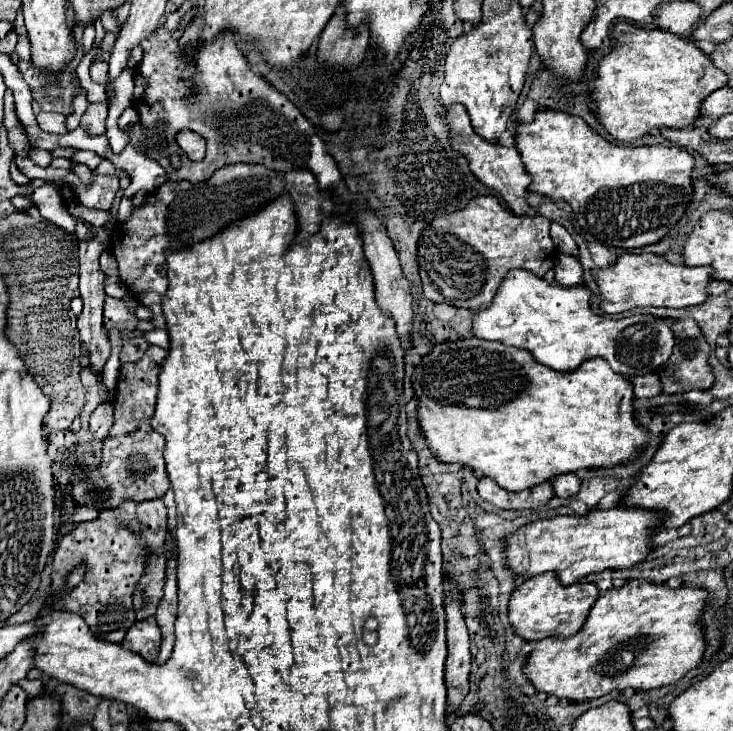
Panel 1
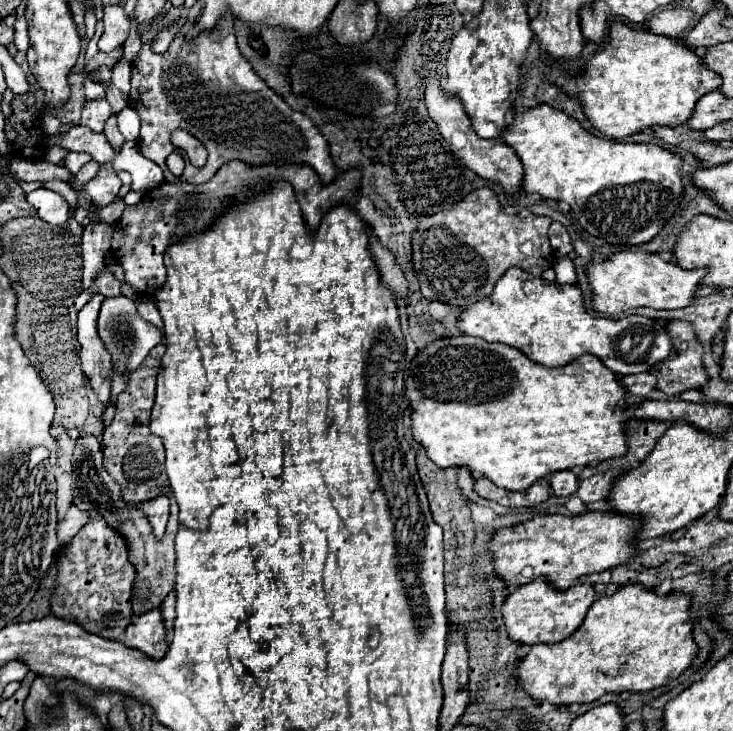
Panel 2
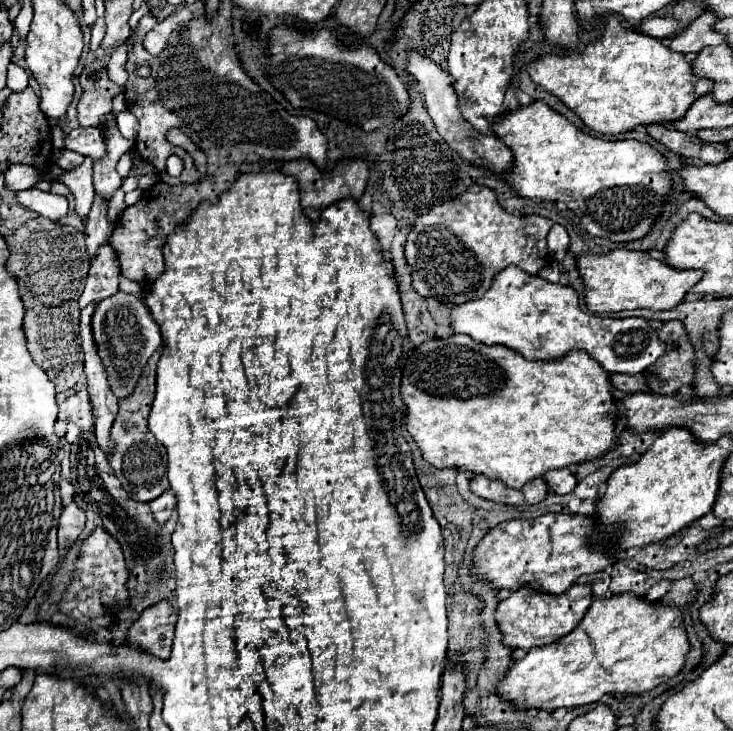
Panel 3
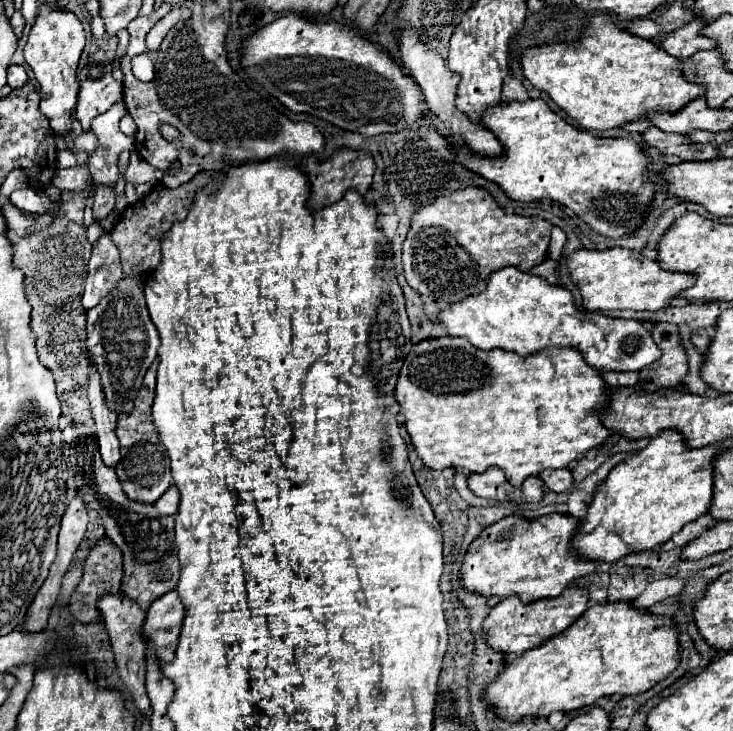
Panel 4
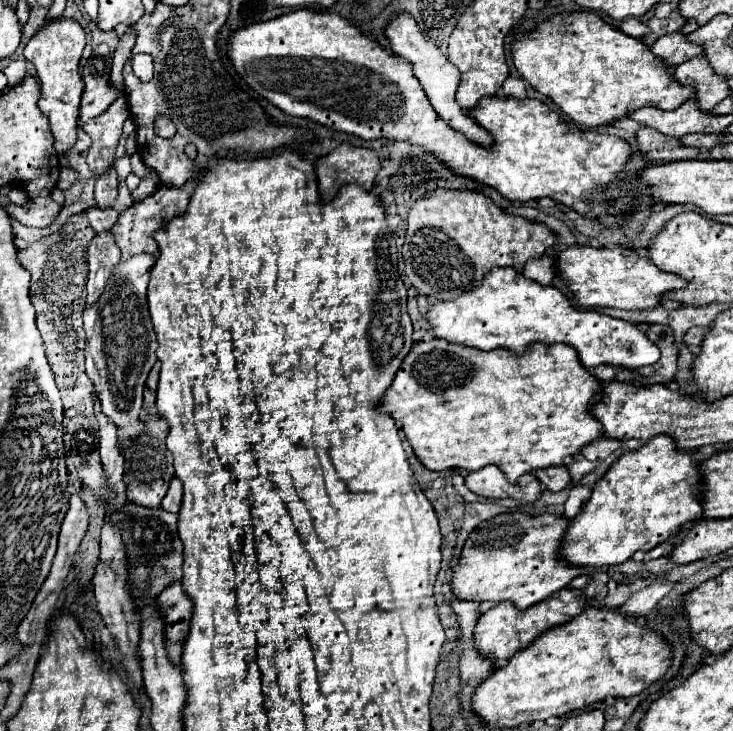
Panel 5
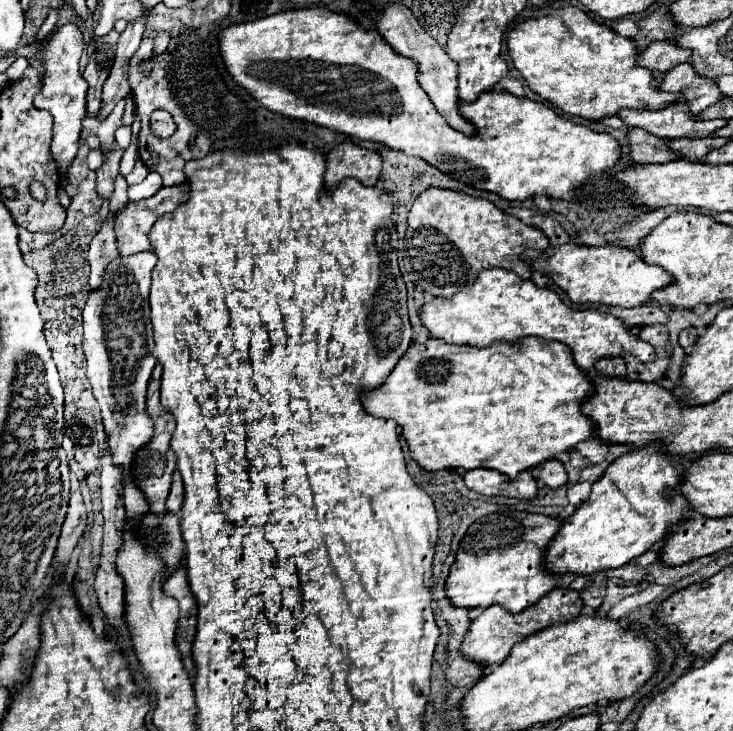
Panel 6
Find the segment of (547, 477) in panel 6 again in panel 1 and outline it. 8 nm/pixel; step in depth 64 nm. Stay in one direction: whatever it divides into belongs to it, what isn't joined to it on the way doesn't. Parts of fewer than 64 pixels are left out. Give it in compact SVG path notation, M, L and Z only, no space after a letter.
M568 472L568 474L560 474L556 476L556 480L552 482L554 486L554 494L560 498L574 498L580 490L580 480L576 474Z

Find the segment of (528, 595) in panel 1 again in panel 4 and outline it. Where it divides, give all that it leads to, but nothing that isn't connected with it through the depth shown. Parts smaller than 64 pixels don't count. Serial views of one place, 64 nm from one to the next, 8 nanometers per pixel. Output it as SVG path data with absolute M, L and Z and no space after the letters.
M568 586L560 596L556 598L542 598L530 604L522 604L518 596L504 598L498 602L490 614L486 616L482 624L482 632L486 636L486 644L502 654L522 654L530 648L540 646L550 636L564 632L574 620L578 620L588 606L588 590L578 586Z

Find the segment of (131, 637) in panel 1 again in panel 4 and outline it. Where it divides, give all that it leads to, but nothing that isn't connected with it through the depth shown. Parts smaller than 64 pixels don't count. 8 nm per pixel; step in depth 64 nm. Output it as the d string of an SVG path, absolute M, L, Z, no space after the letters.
M176 590L160 596L150 608L142 626L144 640L152 640L162 662L172 662L184 622L184 604Z

